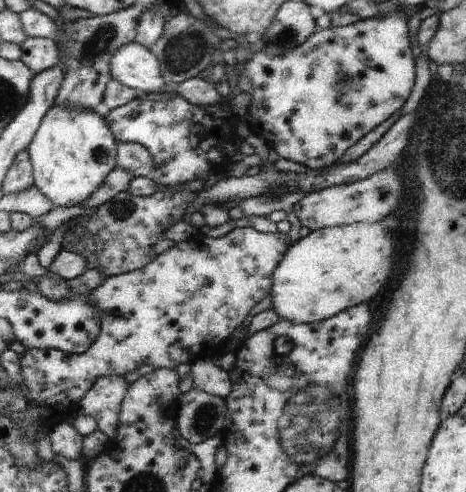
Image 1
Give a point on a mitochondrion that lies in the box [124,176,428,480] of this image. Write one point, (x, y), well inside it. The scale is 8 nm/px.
(309, 436)

